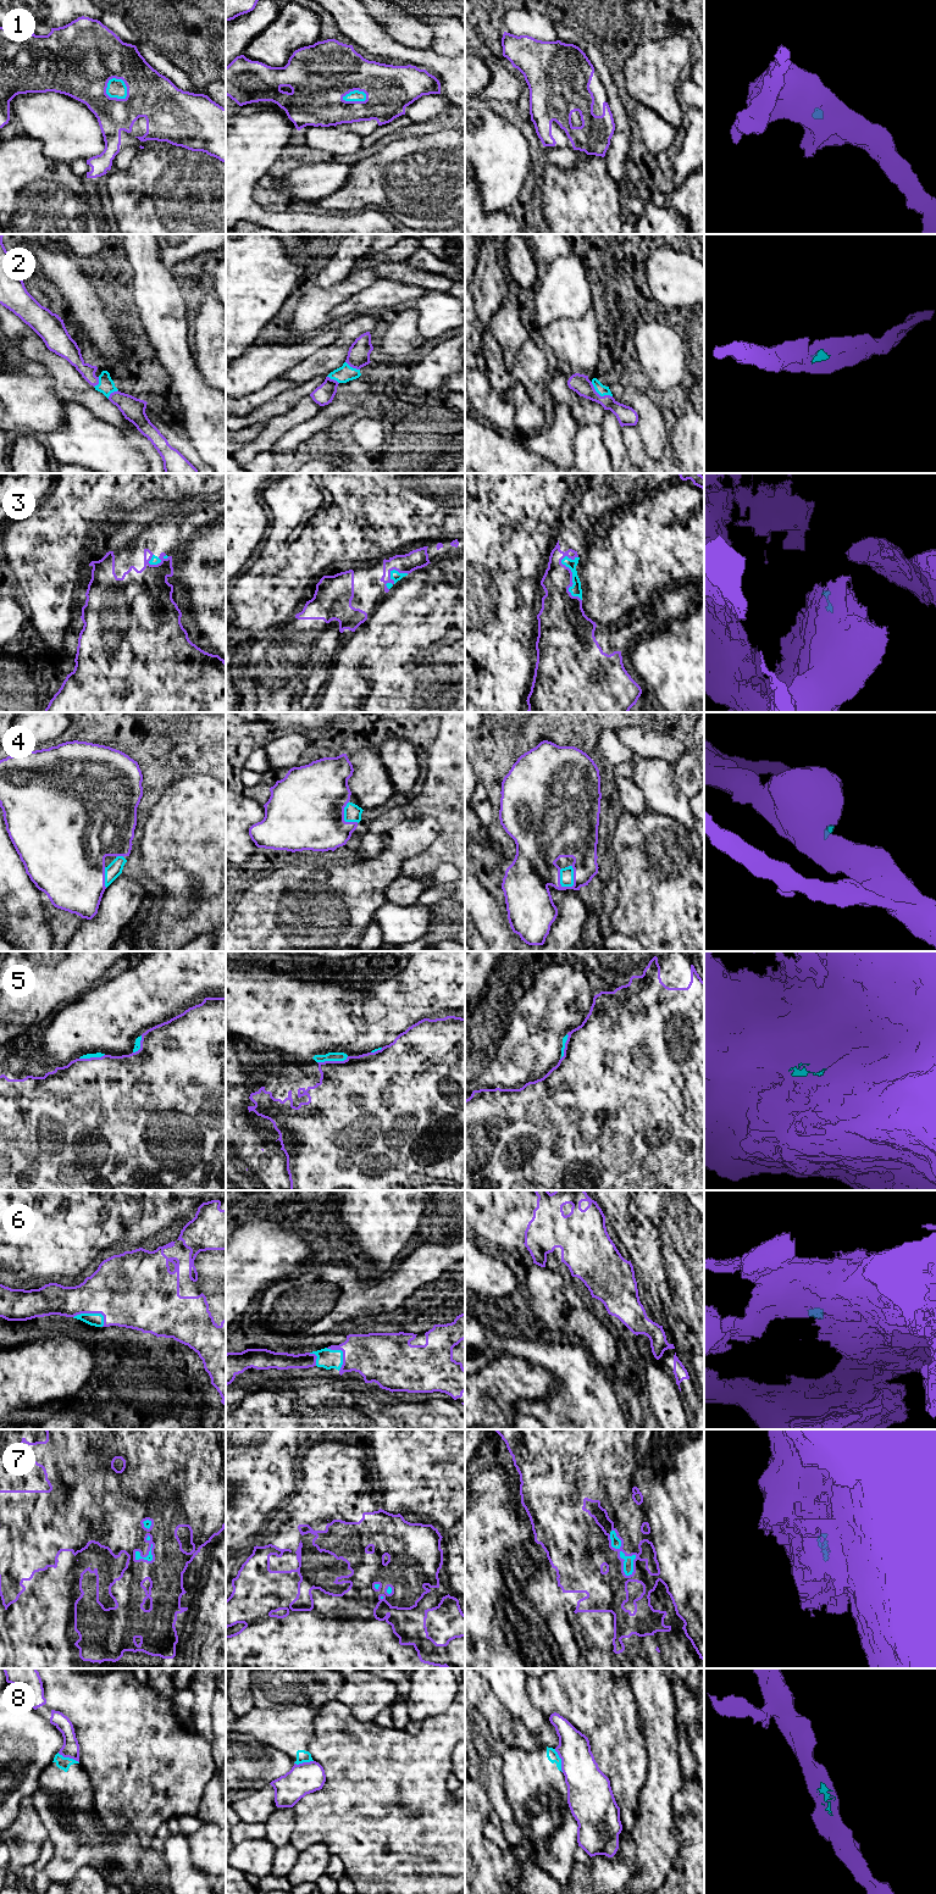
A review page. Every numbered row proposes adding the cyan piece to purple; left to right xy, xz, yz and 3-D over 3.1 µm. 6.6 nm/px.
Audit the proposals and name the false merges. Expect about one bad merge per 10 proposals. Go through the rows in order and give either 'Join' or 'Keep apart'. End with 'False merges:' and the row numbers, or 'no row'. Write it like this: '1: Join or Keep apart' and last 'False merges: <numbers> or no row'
1: Join
2: Join
3: Join
4: Join
5: Join
6: Join
7: Join
8: Join
False merges: no row

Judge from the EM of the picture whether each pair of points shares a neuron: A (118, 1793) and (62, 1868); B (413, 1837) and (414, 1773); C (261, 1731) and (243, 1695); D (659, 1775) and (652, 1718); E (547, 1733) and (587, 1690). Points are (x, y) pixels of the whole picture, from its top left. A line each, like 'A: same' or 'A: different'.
A: different
B: same
C: different
D: same
E: different

